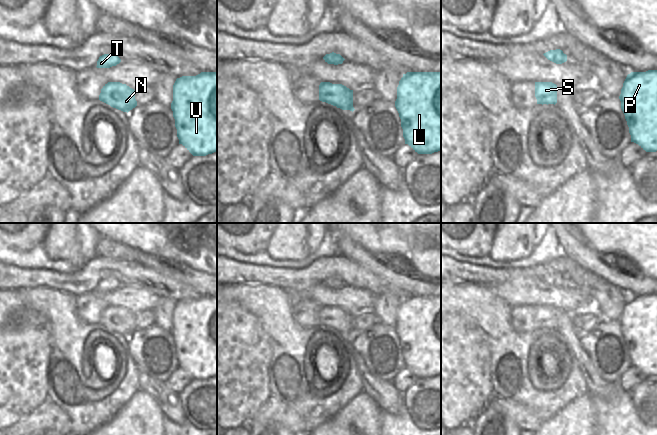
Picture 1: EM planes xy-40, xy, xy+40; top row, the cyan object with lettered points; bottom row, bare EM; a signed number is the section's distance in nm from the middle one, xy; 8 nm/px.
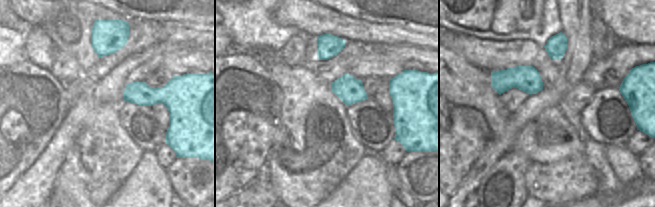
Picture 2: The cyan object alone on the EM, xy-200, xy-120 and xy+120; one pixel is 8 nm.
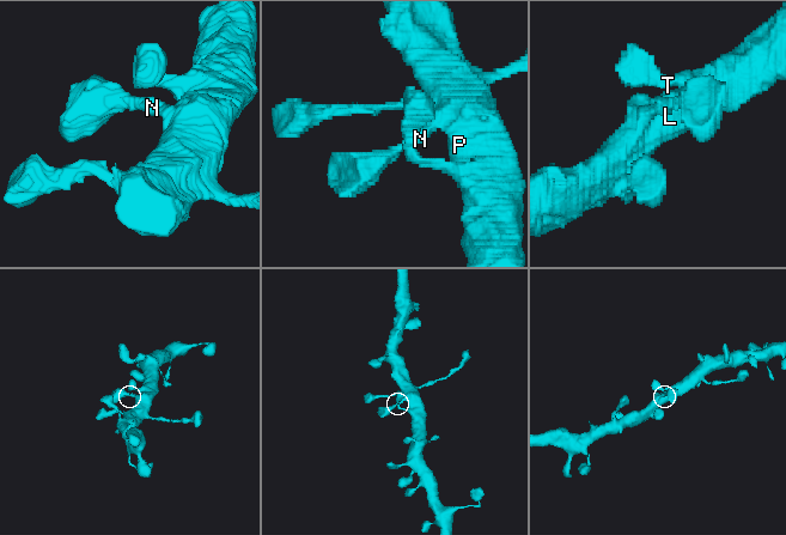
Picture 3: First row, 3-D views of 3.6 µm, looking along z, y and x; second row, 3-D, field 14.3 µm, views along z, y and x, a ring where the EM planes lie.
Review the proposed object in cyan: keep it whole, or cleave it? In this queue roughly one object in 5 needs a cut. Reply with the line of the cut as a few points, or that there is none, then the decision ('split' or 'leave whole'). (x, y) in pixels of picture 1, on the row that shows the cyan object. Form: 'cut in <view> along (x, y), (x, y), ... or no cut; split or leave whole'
no cut; leave whole

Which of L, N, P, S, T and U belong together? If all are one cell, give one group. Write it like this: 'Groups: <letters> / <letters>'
Groups: L N P S T U.

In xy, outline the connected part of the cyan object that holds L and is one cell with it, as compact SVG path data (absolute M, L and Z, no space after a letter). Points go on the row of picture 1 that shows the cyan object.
M407 72L399 81L395 107L401 119L403 137L418 154L441 150L441 72Z

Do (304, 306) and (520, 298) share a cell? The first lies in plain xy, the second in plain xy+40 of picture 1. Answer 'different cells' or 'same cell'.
different cells

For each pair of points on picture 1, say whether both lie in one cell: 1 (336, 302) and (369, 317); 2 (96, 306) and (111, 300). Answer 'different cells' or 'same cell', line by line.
1: different cells
2: different cells

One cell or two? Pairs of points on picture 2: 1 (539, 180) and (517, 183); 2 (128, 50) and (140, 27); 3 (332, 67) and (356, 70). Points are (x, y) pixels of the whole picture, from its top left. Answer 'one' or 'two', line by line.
1: two
2: one
3: two

